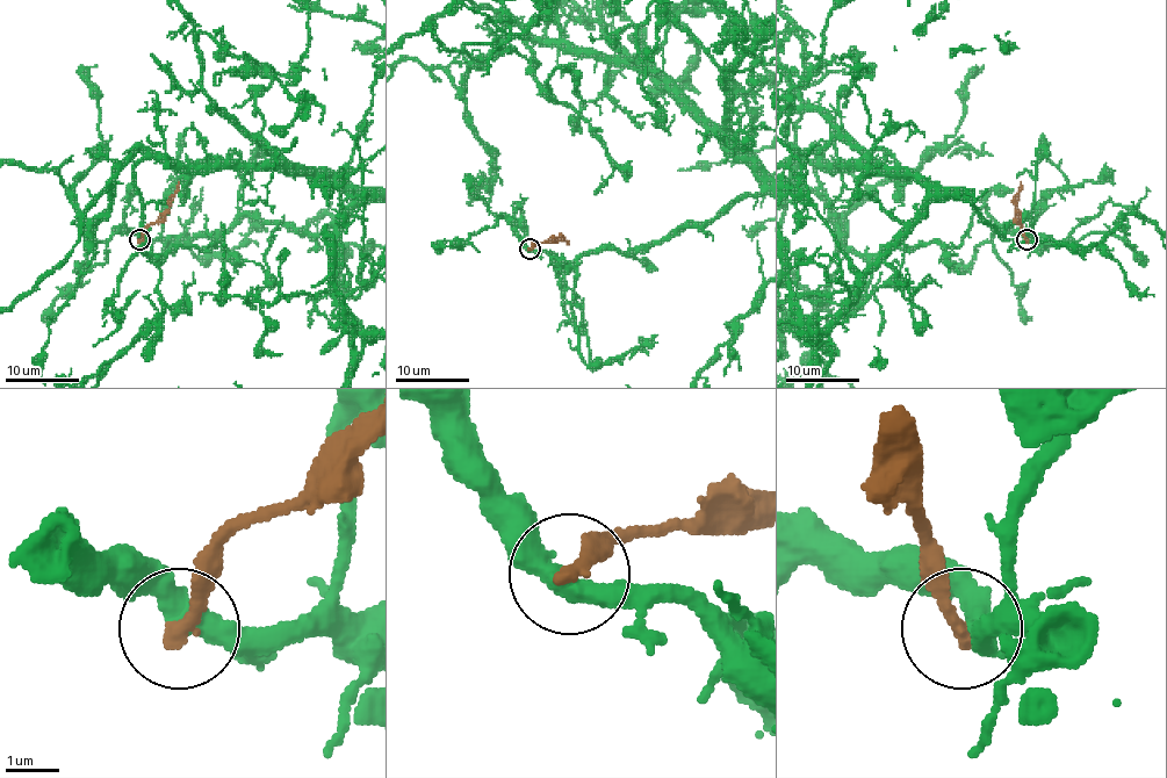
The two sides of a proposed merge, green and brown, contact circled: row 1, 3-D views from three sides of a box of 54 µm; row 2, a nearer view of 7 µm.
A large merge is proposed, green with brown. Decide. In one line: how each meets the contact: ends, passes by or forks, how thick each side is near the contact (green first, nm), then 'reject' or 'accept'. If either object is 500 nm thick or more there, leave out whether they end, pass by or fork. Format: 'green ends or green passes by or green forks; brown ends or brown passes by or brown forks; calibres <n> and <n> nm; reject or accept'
green passes by; brown ends; calibres 400 and 280 nm; reject

